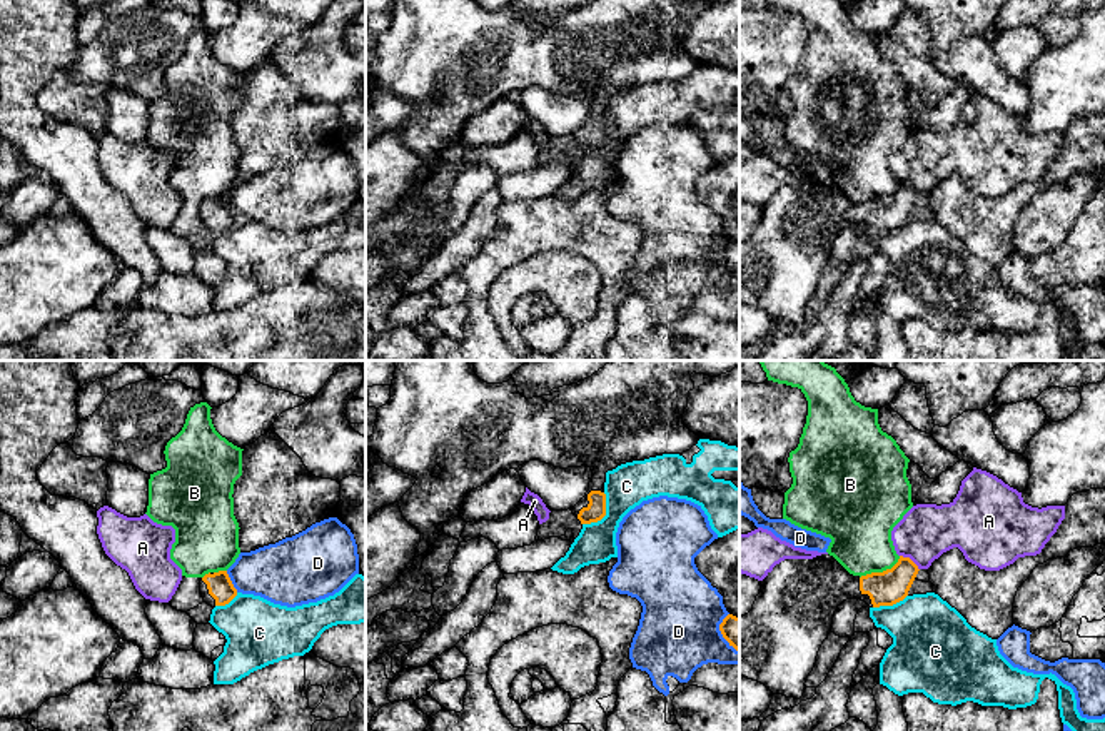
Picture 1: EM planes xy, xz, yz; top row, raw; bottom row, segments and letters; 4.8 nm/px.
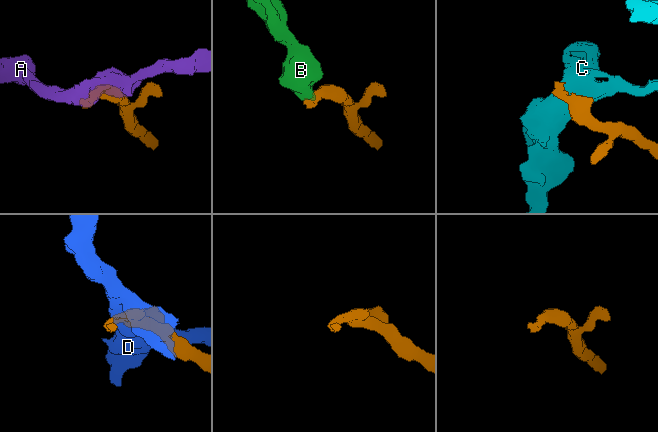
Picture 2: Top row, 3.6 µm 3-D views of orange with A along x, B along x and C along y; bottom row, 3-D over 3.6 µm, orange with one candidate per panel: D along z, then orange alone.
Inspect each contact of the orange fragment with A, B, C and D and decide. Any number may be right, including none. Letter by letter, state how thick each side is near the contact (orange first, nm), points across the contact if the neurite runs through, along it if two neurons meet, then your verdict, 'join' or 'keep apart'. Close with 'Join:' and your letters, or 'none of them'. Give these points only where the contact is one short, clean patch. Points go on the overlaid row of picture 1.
A: 170/260 nm | keep apart
B: 170/300 nm | along yz (900, 556), (890, 568), (872, 571), (860, 578) | keep apart
C: 100/200 nm | along xz (605, 493), (605, 514), (596, 521), (583, 524) | keep apart
D: 120/300 nm | keep apart
Join: none of them

